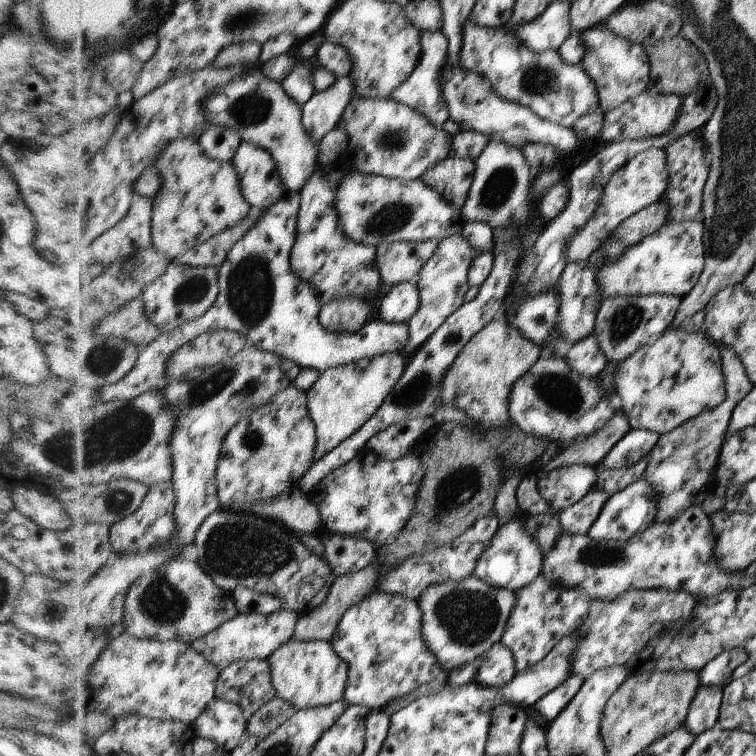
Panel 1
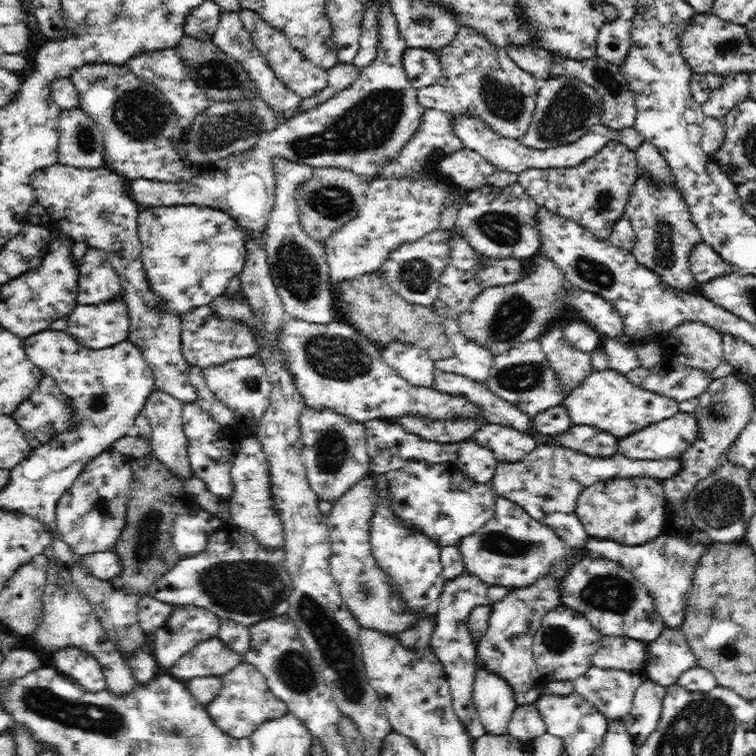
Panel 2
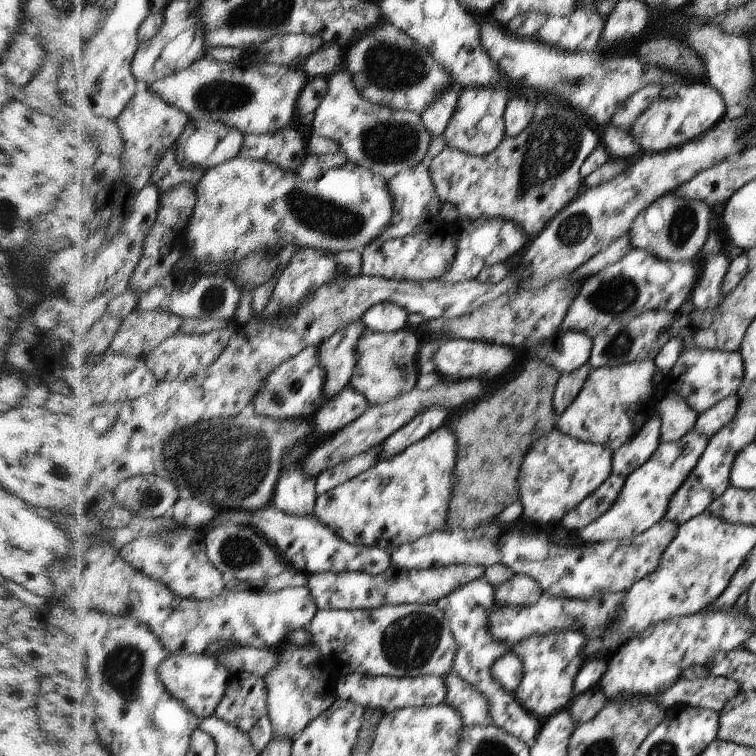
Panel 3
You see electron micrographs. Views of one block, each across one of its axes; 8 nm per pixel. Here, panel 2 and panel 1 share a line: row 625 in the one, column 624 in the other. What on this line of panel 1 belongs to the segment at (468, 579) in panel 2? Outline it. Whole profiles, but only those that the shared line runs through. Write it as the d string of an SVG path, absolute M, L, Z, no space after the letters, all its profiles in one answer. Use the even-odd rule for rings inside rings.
M631 429L611 450L602 462L605 469L624 469L635 466L649 456L659 435L645 429Z

